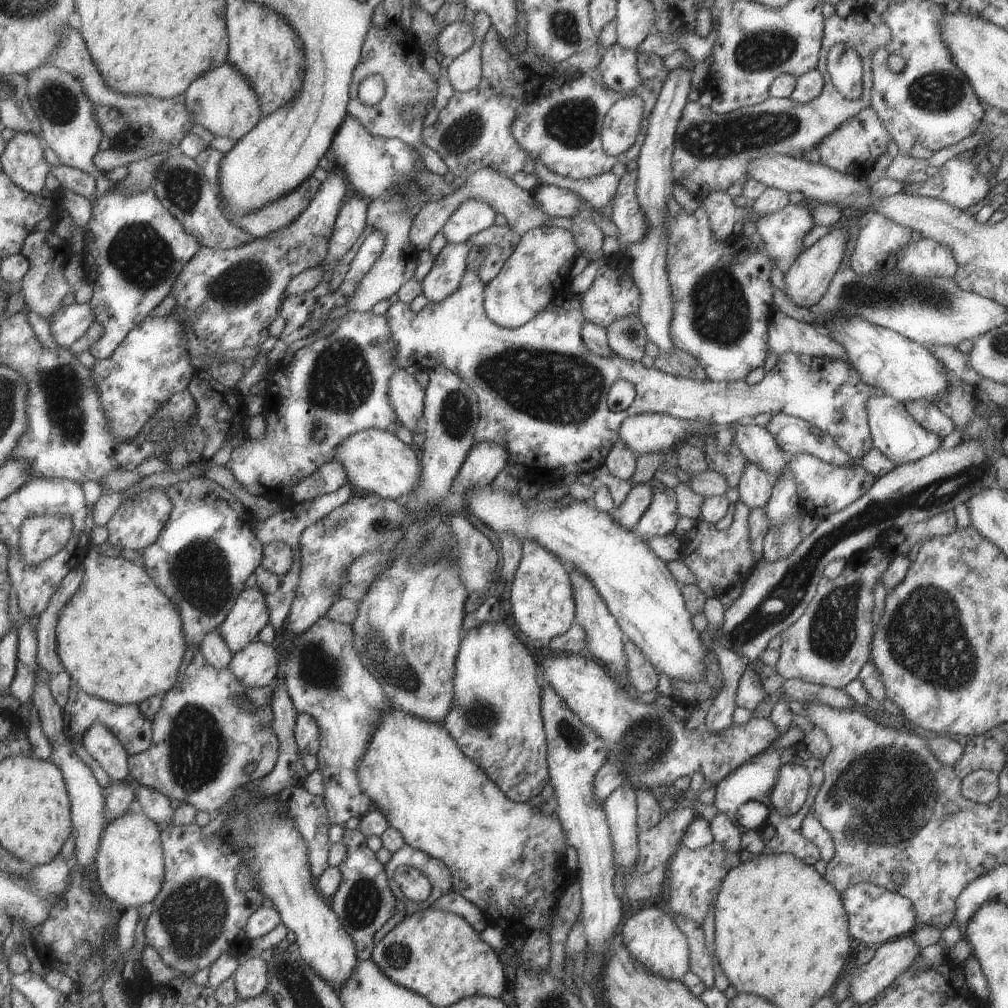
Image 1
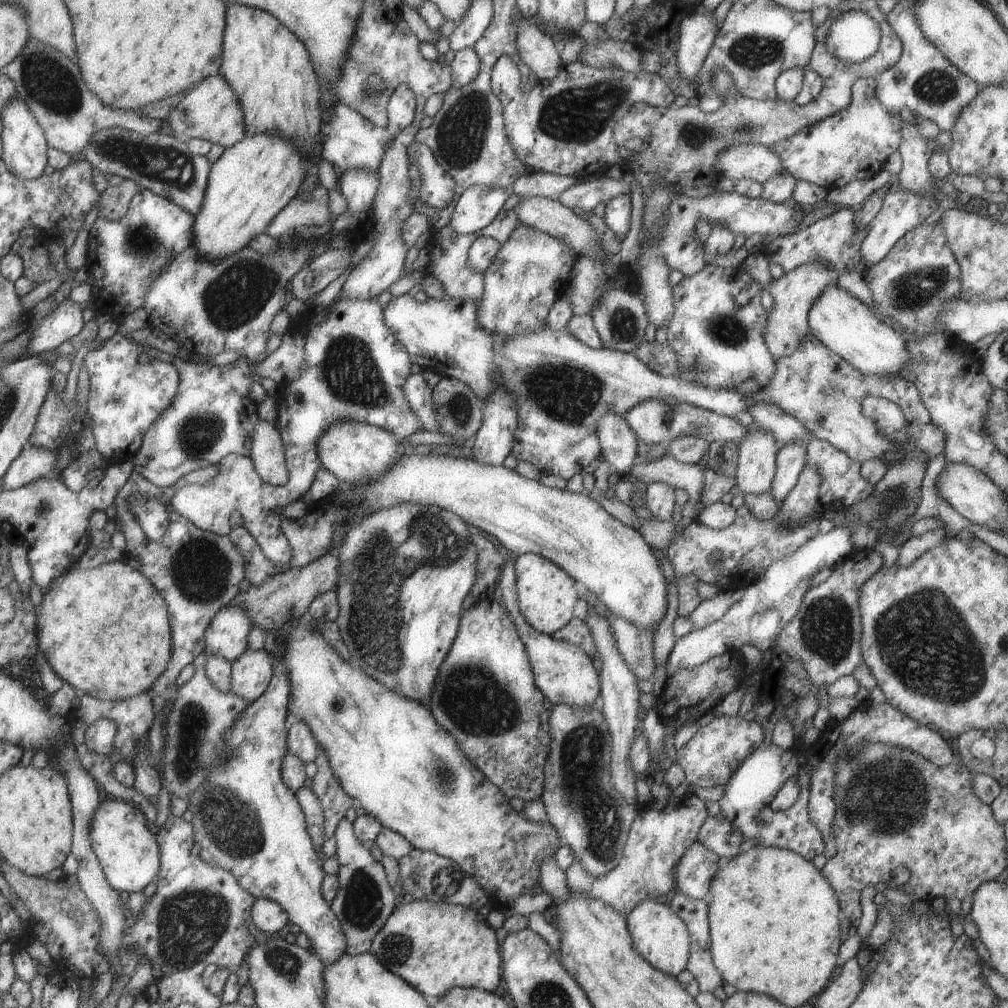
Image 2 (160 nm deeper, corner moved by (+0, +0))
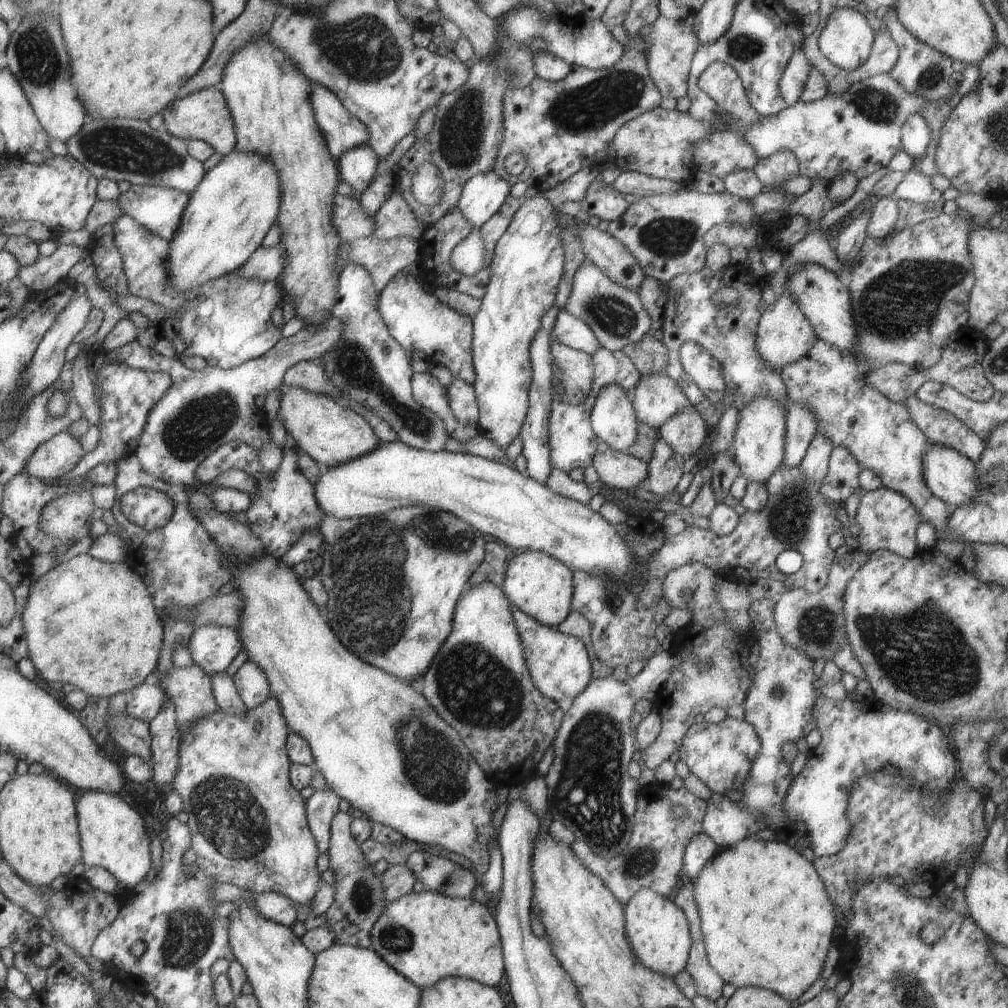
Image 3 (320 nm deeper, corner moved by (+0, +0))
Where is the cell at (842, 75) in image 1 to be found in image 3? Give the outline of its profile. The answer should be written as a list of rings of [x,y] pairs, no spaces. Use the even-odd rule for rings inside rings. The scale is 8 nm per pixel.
[[[880,73],[859,82],[851,84],[843,94],[831,94],[815,102],[795,102],[787,105],[784,110],[771,116],[763,116],[762,120],[757,120],[757,124],[749,126],[741,135],[755,152],[757,158],[767,158],[773,156],[777,150],[789,150],[797,158],[798,174],[809,179],[823,179],[827,184],[835,180],[841,172],[851,172],[855,182],[865,178],[881,167],[885,167],[891,158],[901,151],[901,126],[909,114],[919,114],[927,122],[927,128],[931,130],[929,144],[925,148],[925,154],[921,158],[915,158],[915,170],[933,176],[937,174],[935,166],[935,148],[939,142],[939,132],[942,124],[950,114],[951,106],[945,100],[921,100],[921,96],[913,96],[907,90],[899,86],[888,73]]]

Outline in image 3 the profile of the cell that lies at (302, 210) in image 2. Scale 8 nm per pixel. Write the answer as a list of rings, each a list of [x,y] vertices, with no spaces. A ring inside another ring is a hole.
[[[335,193],[332,198],[332,223],[342,241],[368,237],[373,234],[374,215],[369,216],[351,195]]]

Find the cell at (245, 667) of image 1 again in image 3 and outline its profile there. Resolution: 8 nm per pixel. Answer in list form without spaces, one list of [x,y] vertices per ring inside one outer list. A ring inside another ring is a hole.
[[[249,660],[234,672],[232,681],[247,710],[263,704],[270,697],[265,675]]]

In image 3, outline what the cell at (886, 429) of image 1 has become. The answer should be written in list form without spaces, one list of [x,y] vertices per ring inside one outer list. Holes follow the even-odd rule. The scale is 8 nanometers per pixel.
[[[879,486],[876,490],[861,494],[857,513],[853,520],[859,526],[857,542],[862,552],[873,553],[878,549],[886,549],[904,558],[913,558],[918,553],[916,529],[922,522],[917,508],[905,496],[895,490]]]

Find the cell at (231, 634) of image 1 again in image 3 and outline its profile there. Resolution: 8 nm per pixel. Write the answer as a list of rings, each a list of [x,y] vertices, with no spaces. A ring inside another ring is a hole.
[[[215,625],[195,627],[186,645],[192,663],[209,676],[227,669],[242,649],[236,630]]]

